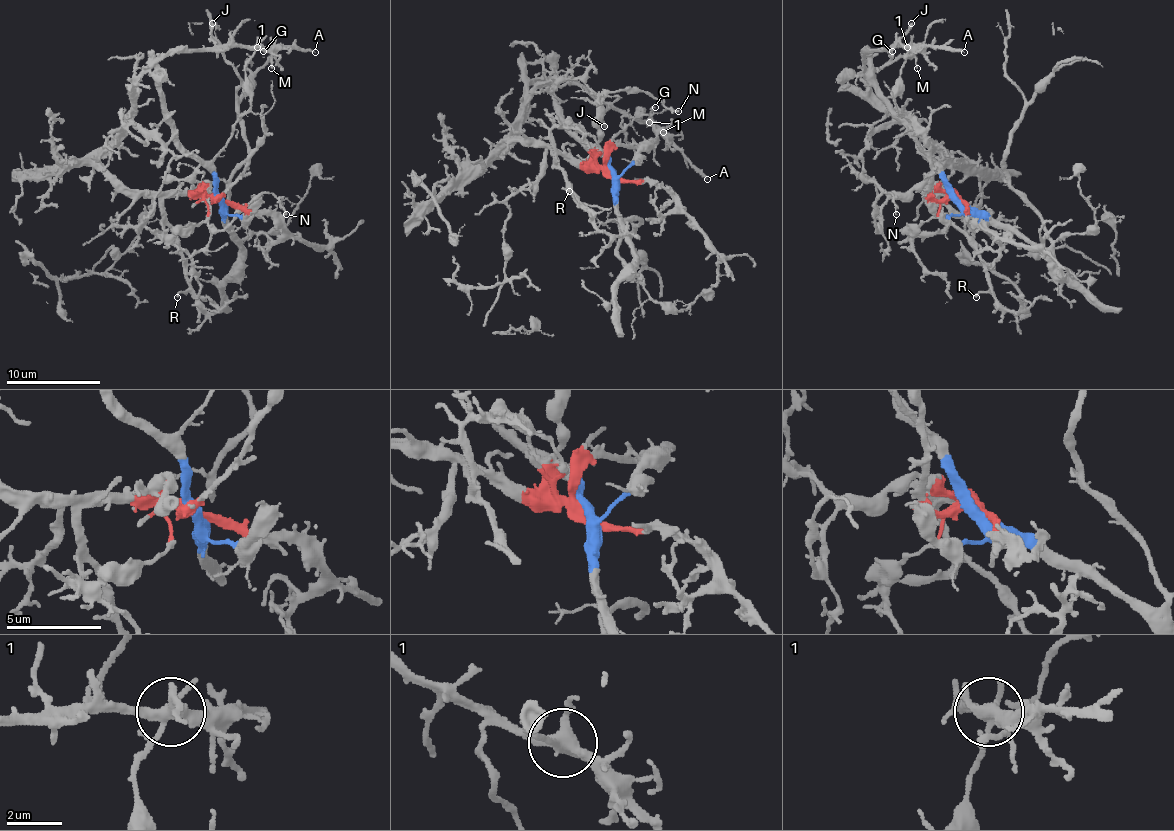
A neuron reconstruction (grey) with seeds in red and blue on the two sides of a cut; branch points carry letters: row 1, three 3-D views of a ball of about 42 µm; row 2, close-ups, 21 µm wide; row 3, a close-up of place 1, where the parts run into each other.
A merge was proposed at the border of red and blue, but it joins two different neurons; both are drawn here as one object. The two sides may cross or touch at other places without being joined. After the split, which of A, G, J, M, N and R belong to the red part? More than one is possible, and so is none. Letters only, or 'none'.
A, G, J, M, N, R

